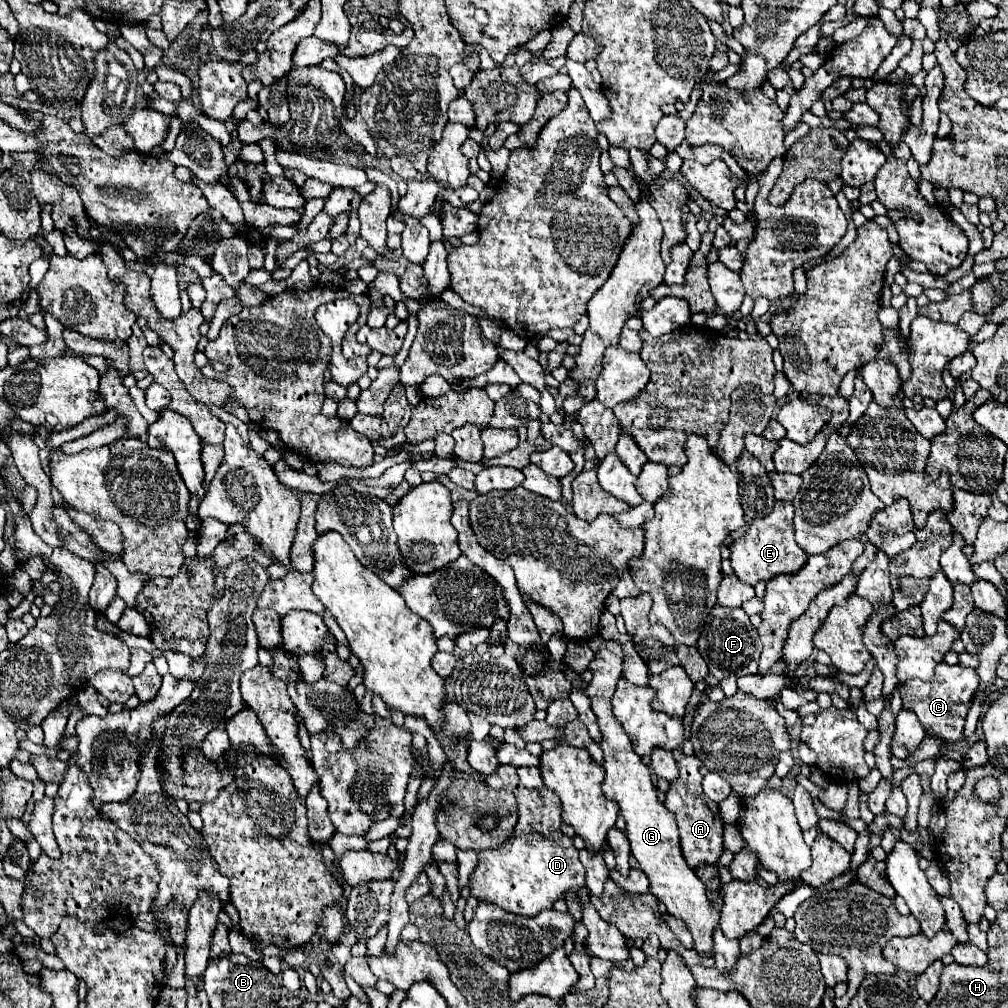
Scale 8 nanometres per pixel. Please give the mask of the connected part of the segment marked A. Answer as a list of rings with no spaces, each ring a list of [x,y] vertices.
[[[694,755],[692,757],[682,757],[678,761],[678,767],[680,767],[680,775],[674,783],[670,783],[670,787],[666,792],[664,807],[676,815],[678,829],[680,829],[682,855],[684,855],[686,863],[692,869],[702,865],[702,863],[712,865],[712,863],[718,861],[718,857],[724,851],[724,841],[722,841],[724,823],[722,823],[722,817],[720,817],[718,803],[708,799],[706,793],[702,791],[702,775],[700,775],[702,761],[698,757],[694,757]]]

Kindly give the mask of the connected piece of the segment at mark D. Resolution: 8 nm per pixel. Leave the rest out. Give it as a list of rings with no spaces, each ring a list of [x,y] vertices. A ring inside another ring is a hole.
[[[500,765],[497,772],[486,776],[486,784],[495,790],[510,790],[520,807],[520,821],[514,837],[500,849],[478,853],[478,865],[470,875],[470,895],[478,901],[490,901],[498,907],[524,917],[534,917],[542,909],[550,909],[568,889],[584,885],[584,867],[572,839],[560,831],[560,799],[552,789],[526,789],[519,781],[517,768]]]

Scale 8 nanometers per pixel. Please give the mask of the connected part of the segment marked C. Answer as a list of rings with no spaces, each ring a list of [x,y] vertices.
[[[938,663],[936,673],[932,681],[920,681],[920,679],[910,679],[902,683],[900,695],[904,701],[906,709],[912,709],[918,715],[918,721],[928,733],[934,733],[942,737],[944,741],[958,741],[964,731],[964,719],[968,715],[968,709],[972,705],[972,695],[978,689],[978,675],[974,669],[966,669],[960,665],[946,665]]]

